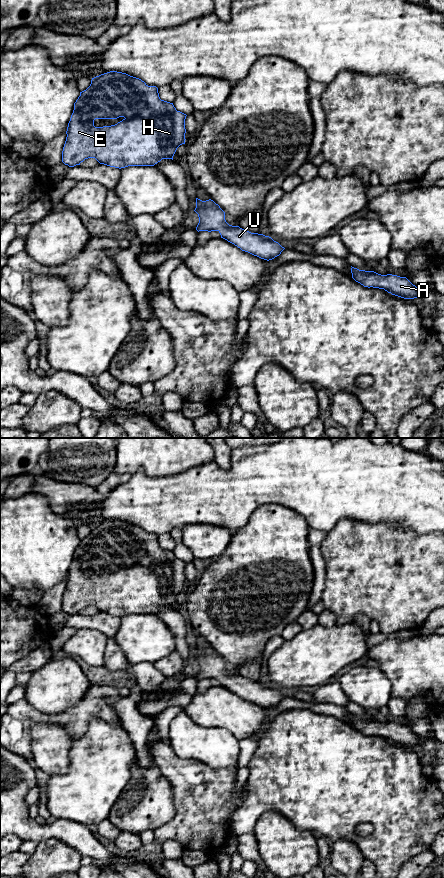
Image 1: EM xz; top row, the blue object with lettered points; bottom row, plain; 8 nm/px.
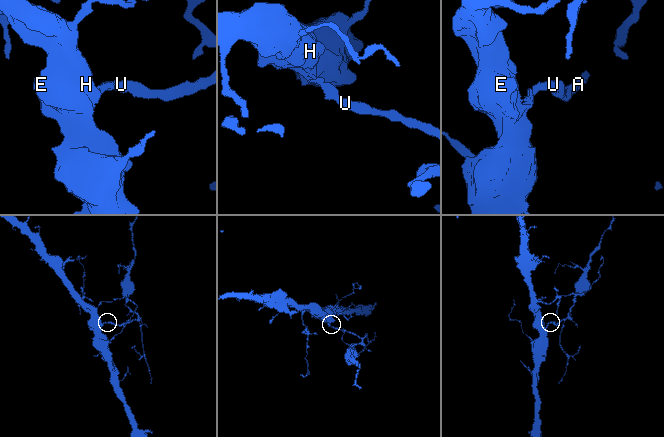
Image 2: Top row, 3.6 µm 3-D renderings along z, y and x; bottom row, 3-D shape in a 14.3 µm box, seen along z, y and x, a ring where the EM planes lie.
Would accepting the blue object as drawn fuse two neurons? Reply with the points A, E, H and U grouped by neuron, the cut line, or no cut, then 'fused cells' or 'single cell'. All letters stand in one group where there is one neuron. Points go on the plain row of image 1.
A E H U | no cut | single cell

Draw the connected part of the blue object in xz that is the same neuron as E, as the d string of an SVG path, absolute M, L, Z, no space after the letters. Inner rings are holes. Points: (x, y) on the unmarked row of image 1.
M110 519L92 526L90 534L80 540L67 575L62 599L62 610L69 615L80 613L85 607L95 606L100 612L115 616L154 614L162 607L172 607L177 596L185 592L186 562L177 559L173 551L161 548L156 534L148 534L139 526ZM95 567L124 567L115 573L95 575Z

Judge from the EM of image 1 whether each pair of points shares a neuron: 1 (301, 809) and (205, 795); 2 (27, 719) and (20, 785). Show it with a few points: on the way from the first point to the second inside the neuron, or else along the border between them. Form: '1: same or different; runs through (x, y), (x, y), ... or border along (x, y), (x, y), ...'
1: different; border along (239, 803), (234, 812), (231, 825)
2: different; border along (10, 751), (26, 758), (32, 763)

